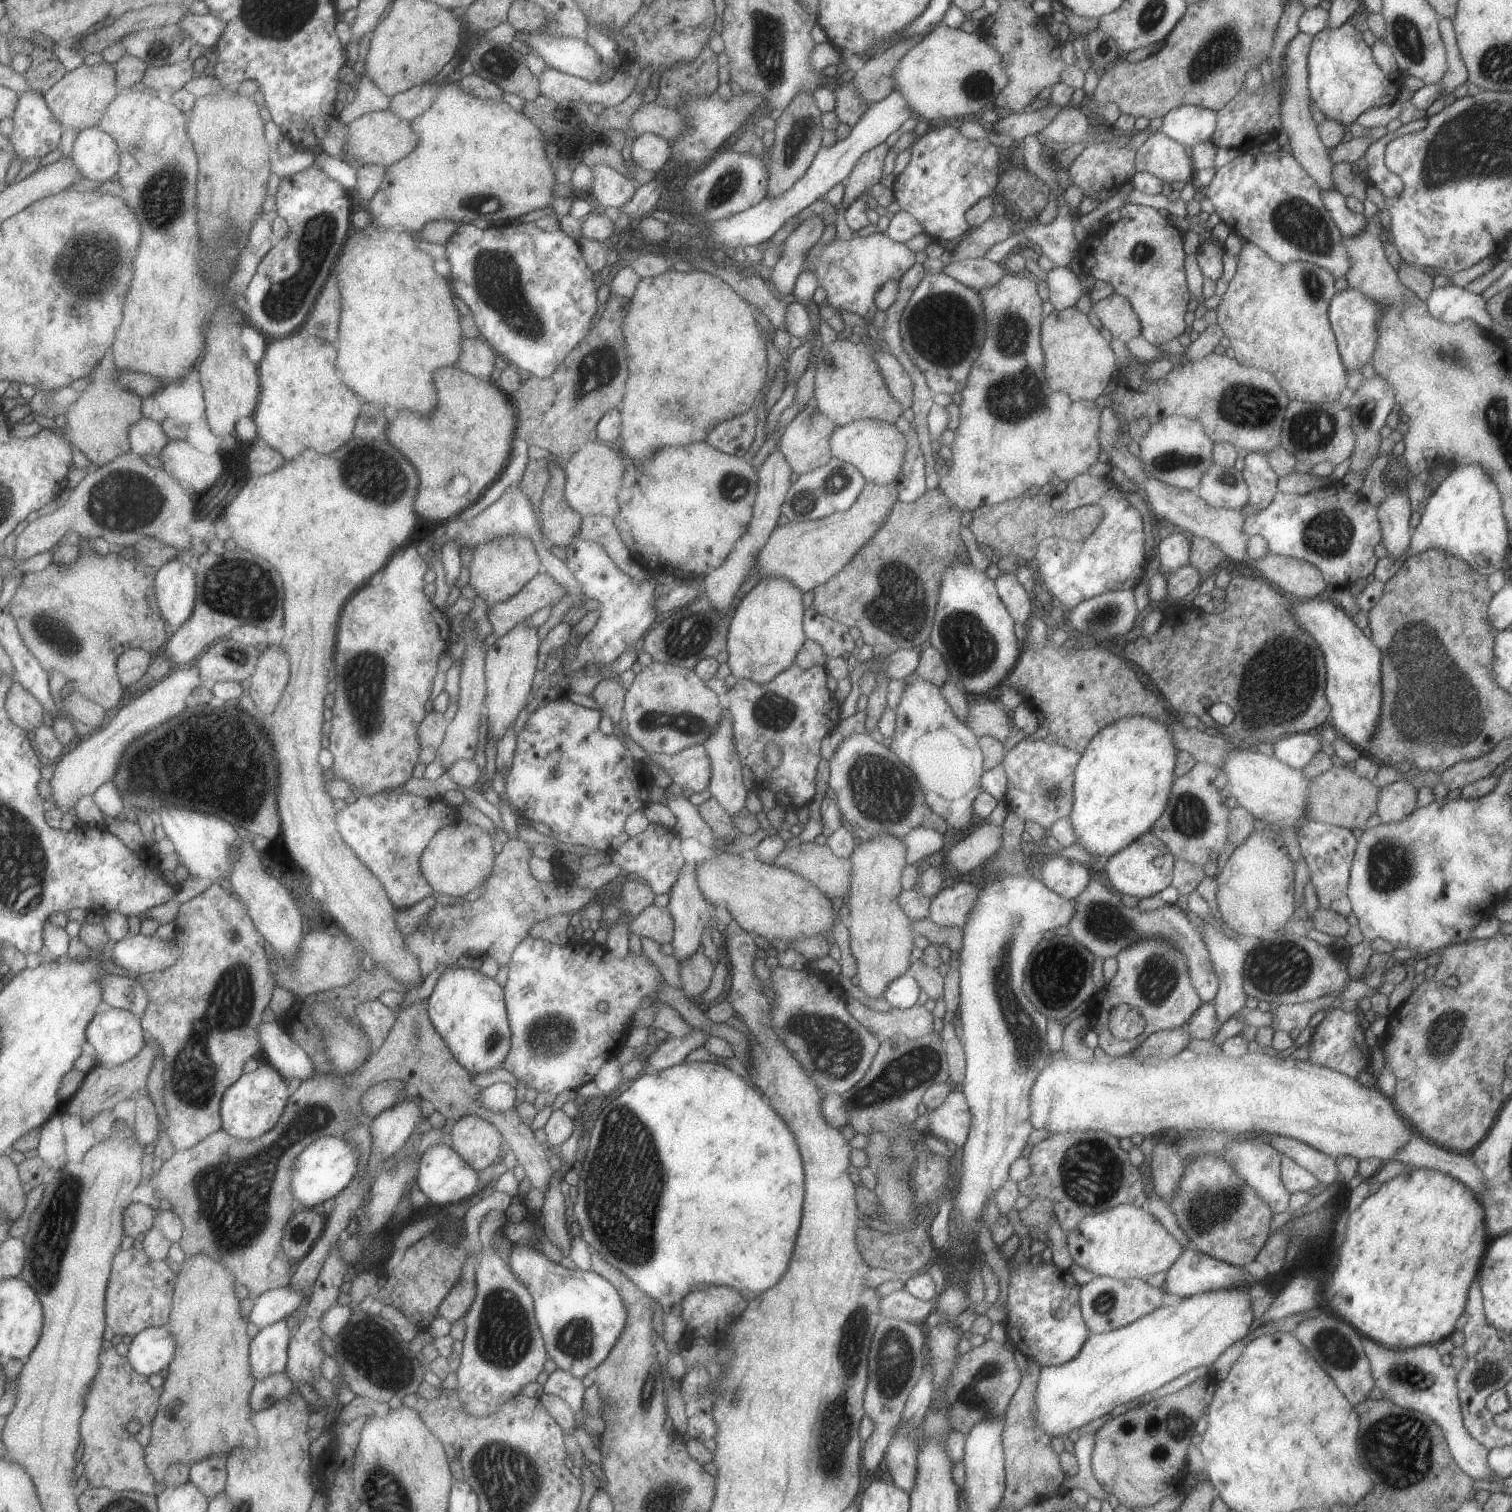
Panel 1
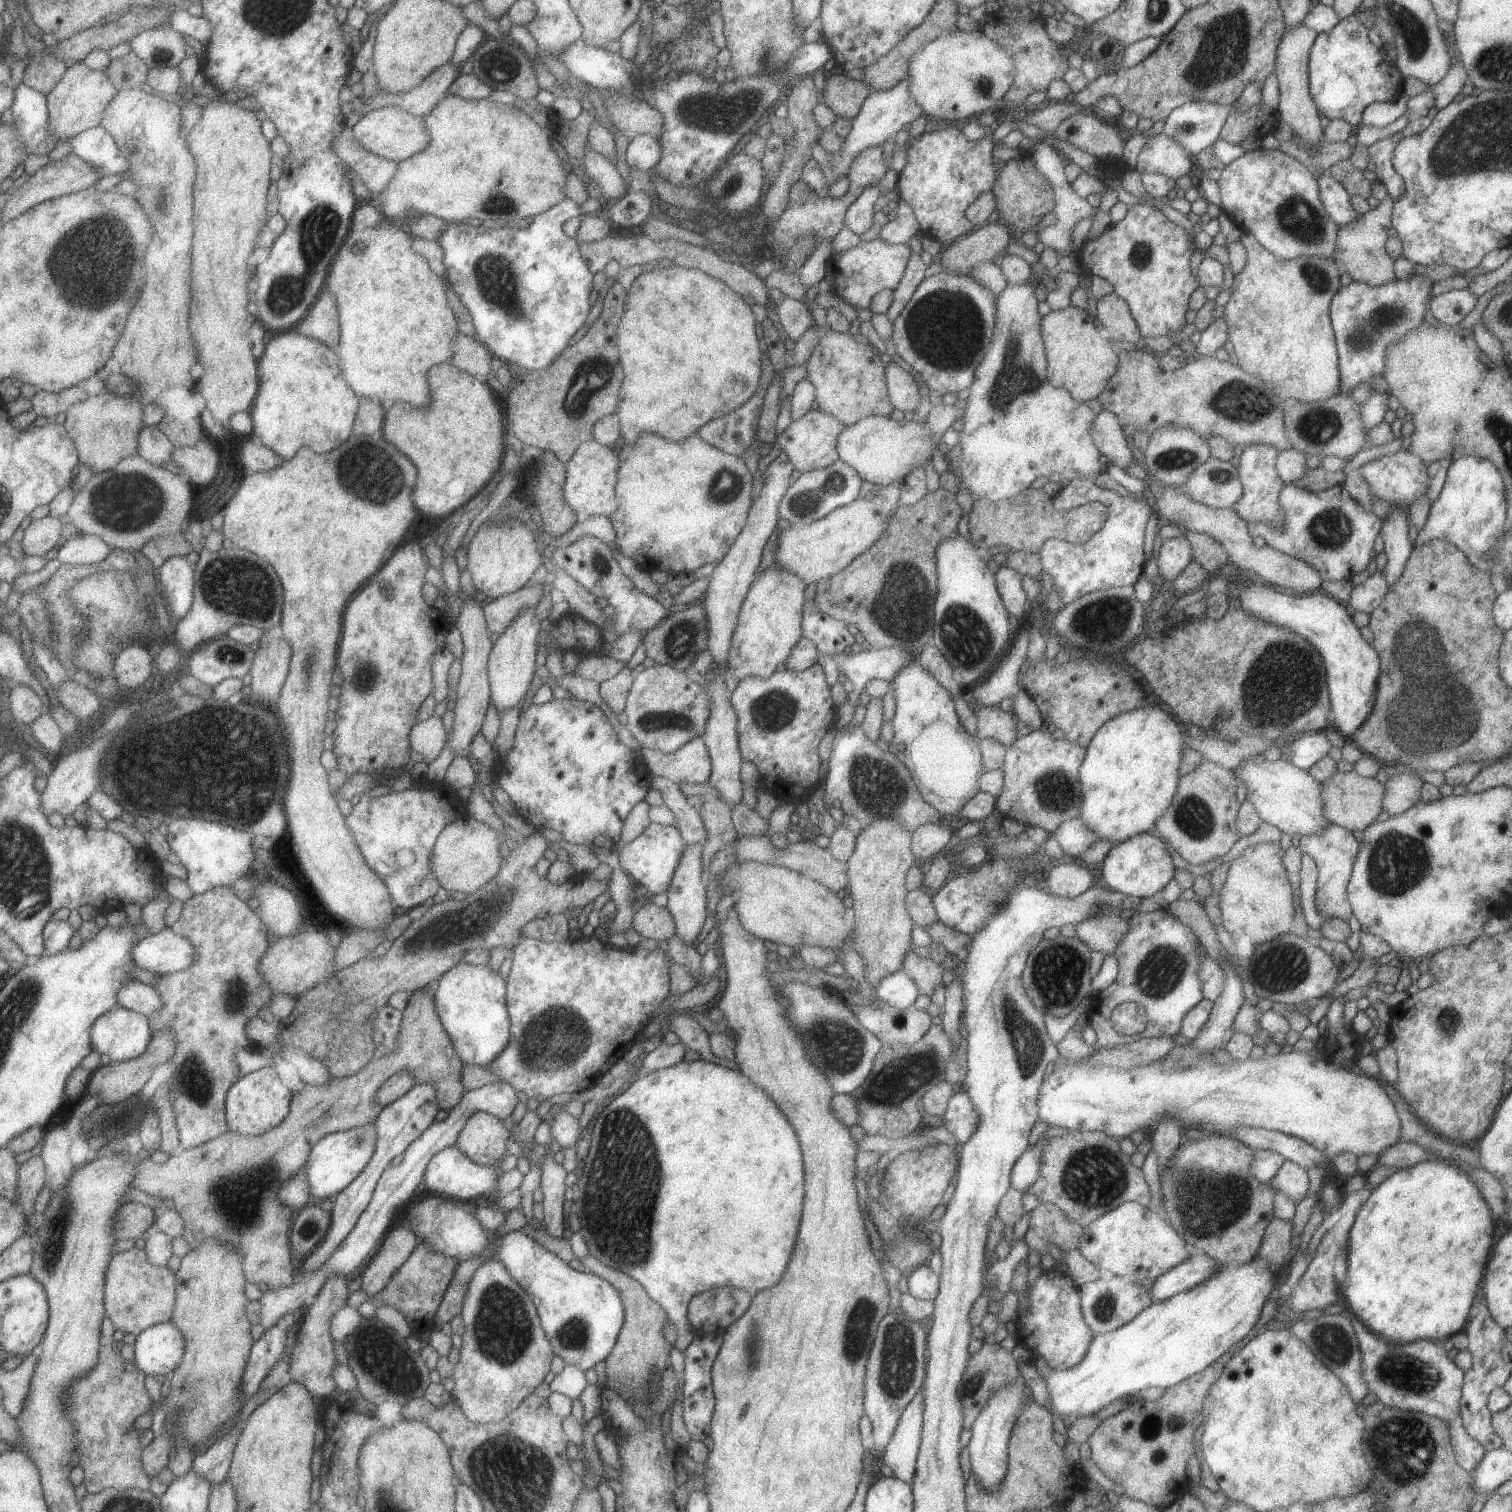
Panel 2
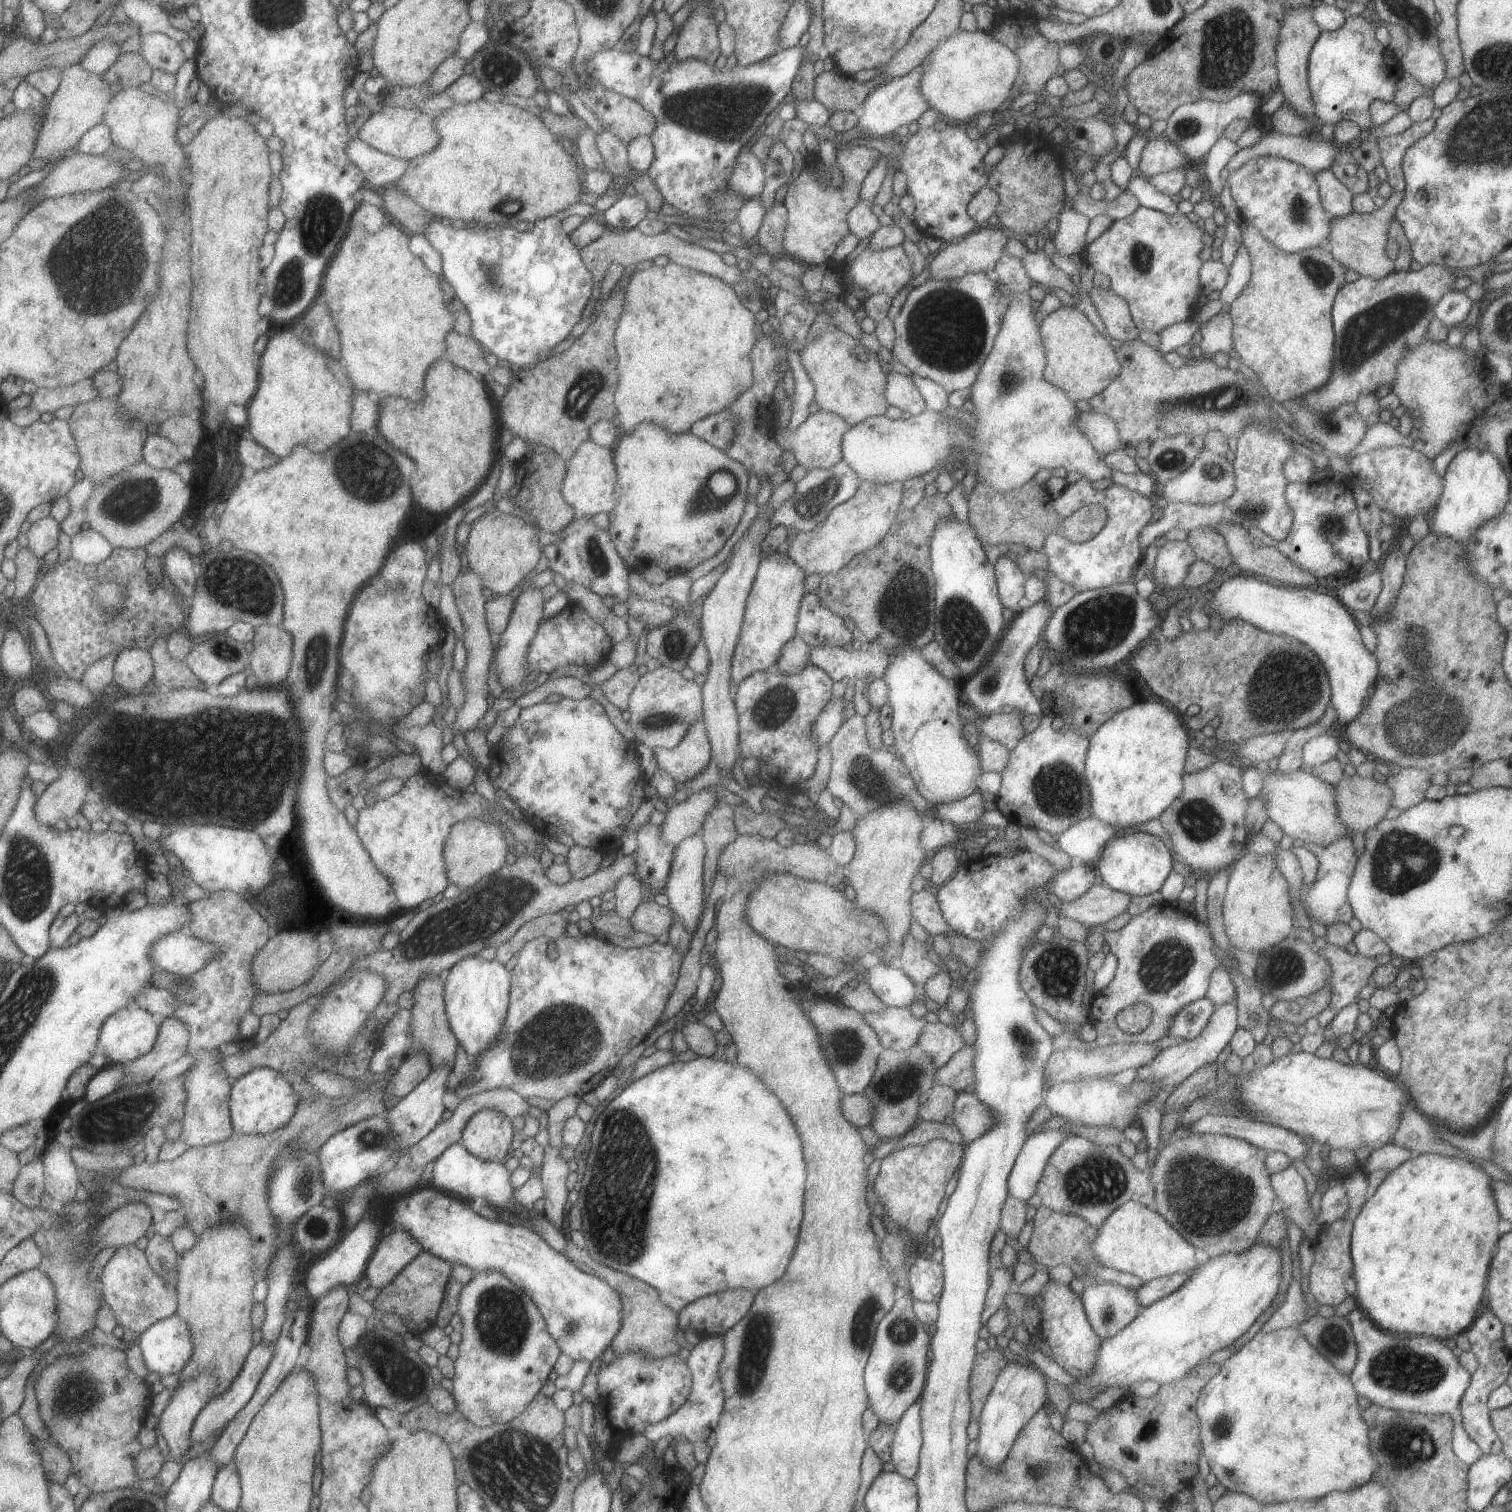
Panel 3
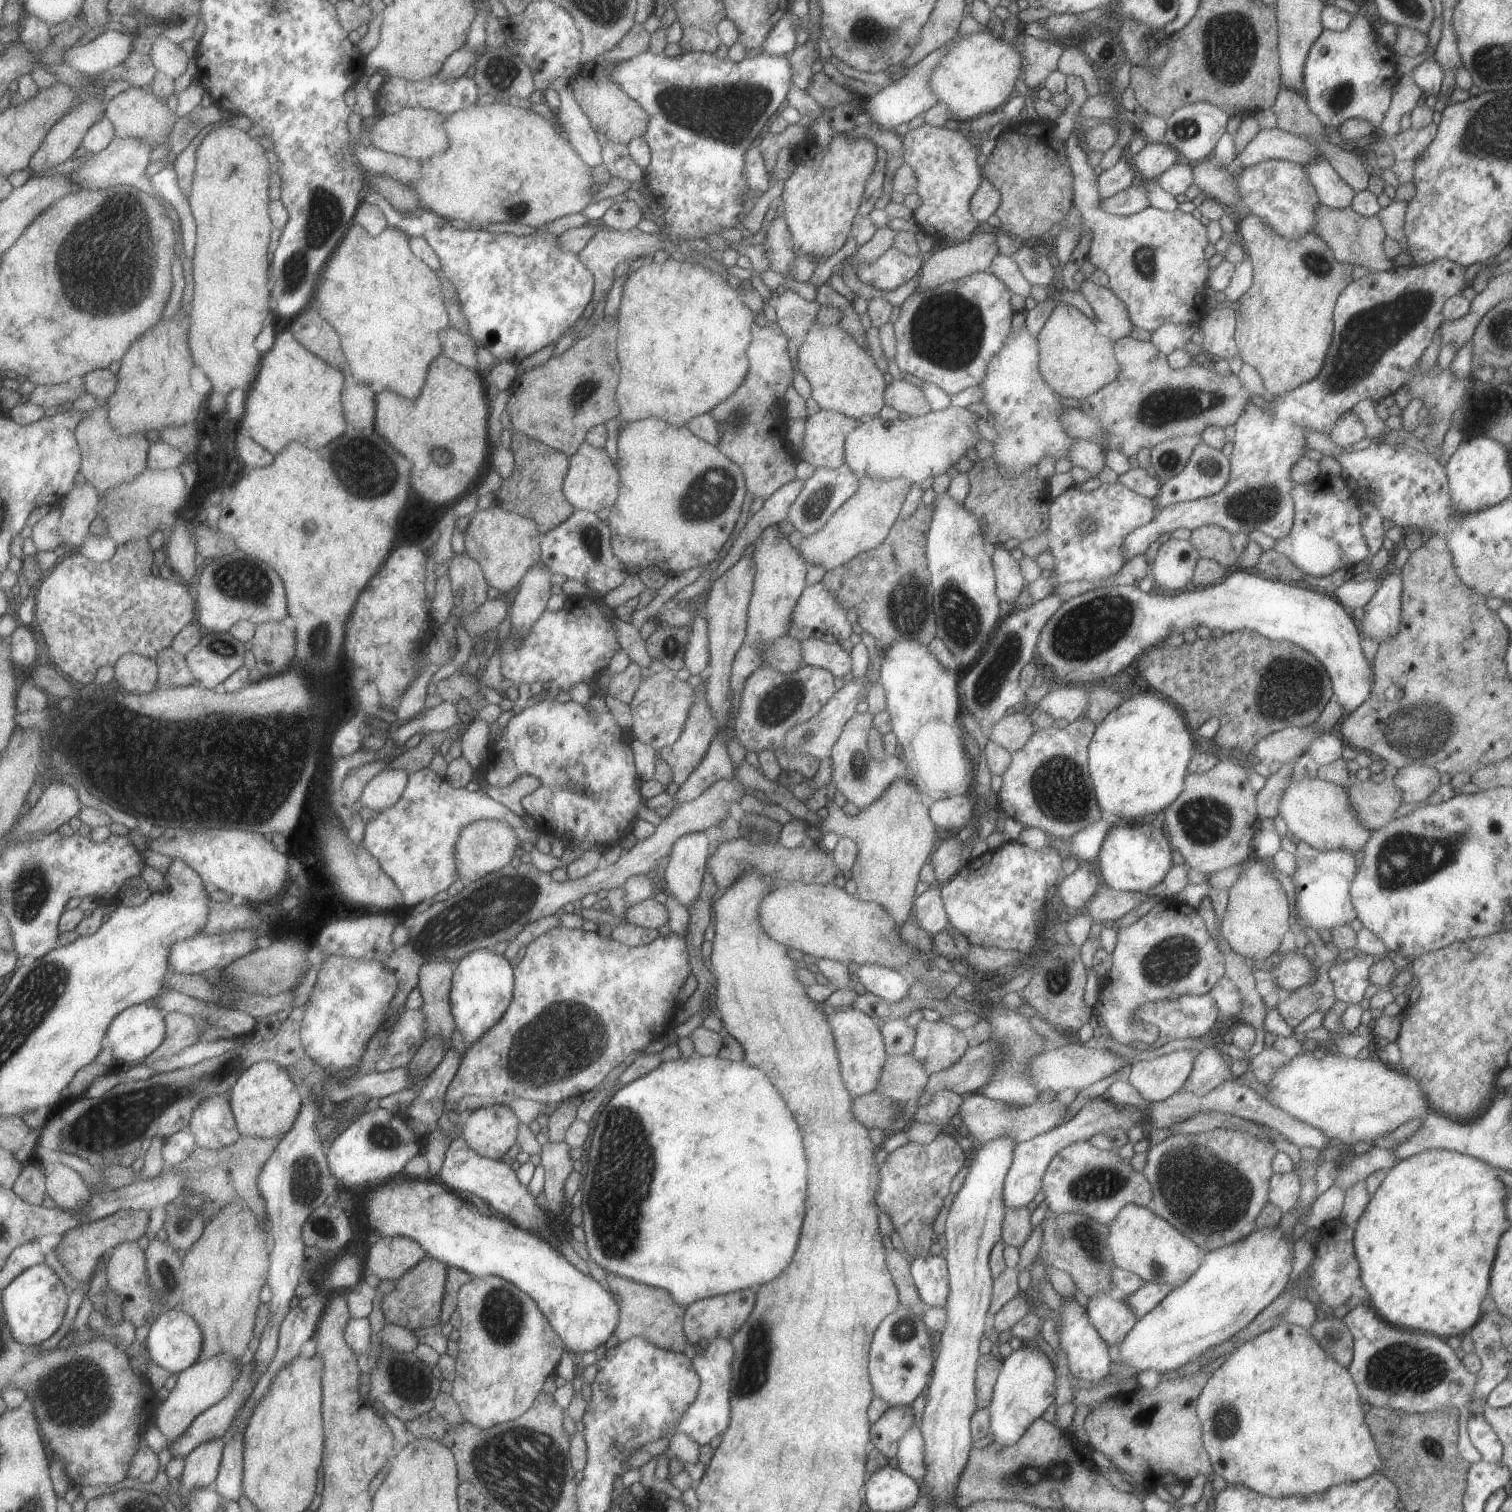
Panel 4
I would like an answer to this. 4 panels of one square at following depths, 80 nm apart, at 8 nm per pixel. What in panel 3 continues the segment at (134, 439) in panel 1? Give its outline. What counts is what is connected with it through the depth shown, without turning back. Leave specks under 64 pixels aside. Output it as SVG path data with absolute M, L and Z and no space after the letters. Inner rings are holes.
M158 434L149 435L144 448L144 460L156 469L172 469L185 462L185 456L172 440Z

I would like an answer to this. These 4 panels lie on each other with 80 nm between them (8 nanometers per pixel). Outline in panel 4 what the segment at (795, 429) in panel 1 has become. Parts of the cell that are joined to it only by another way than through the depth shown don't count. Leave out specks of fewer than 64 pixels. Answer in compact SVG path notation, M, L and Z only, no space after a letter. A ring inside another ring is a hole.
M820 409L806 418L802 445L795 449L795 455L814 468L838 468L844 463L845 436L865 420L853 420L839 412Z

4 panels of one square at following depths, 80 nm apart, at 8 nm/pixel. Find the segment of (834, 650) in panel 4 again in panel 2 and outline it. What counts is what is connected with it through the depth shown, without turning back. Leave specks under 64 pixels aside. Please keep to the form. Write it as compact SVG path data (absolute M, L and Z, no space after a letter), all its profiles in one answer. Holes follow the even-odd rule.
M891 647L880 649L854 649L849 654L844 654L843 651L837 654L830 655L827 653L817 652L816 663L823 669L826 681L829 686L832 686L839 674L844 674L846 680L849 680L853 686L852 691L847 694L851 705L856 707L858 702L858 694L863 690L864 684L870 679L881 679L887 682L895 676L896 670L899 670L902 666L905 666L909 661L912 661L912 654L907 651Z

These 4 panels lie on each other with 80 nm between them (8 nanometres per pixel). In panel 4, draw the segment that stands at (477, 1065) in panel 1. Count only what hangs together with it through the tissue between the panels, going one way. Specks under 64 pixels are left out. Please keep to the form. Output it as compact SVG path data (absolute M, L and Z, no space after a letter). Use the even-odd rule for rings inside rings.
M483 949L469 952L453 964L452 969L449 1010L453 1016L455 1031L459 1032L466 1046L471 1046L504 1017L512 998L512 969L501 954Z

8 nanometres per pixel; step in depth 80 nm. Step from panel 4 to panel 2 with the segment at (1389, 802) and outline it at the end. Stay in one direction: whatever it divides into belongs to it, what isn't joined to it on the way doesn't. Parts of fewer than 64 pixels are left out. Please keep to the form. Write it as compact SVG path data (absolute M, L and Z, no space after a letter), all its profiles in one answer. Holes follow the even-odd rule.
M1354 770L1345 773L1335 771L1330 779L1321 784L1323 814L1331 825L1339 825L1351 832L1363 832L1381 812L1385 787L1375 777L1362 777Z

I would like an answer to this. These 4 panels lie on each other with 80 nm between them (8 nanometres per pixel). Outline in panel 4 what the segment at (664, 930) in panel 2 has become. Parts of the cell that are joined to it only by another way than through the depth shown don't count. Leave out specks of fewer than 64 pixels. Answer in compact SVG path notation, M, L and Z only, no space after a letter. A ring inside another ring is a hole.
M652 897L647 898L633 906L624 913L625 921L633 926L658 929L668 923L668 913L662 904Z

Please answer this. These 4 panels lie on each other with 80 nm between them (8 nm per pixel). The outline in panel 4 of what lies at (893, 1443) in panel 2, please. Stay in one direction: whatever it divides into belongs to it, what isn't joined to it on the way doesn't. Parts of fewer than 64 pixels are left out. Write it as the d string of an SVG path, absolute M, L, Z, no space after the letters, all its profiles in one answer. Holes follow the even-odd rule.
M911 1422L907 1432L899 1438L897 1442L897 1451L895 1454L897 1460L897 1469L917 1483L925 1474L925 1464L923 1464L923 1438L920 1428Z

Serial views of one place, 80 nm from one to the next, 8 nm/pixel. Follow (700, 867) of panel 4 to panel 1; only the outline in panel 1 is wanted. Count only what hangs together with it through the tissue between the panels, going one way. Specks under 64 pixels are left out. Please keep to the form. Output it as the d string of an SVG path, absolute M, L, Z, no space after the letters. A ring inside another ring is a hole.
M694 862L684 863L677 873L675 882L668 892L669 899L666 908L671 913L674 924L674 933L671 946L673 957L679 962L681 959L693 954L699 948L703 928L712 921L712 913L708 911L706 898L701 894L696 879L696 866Z

